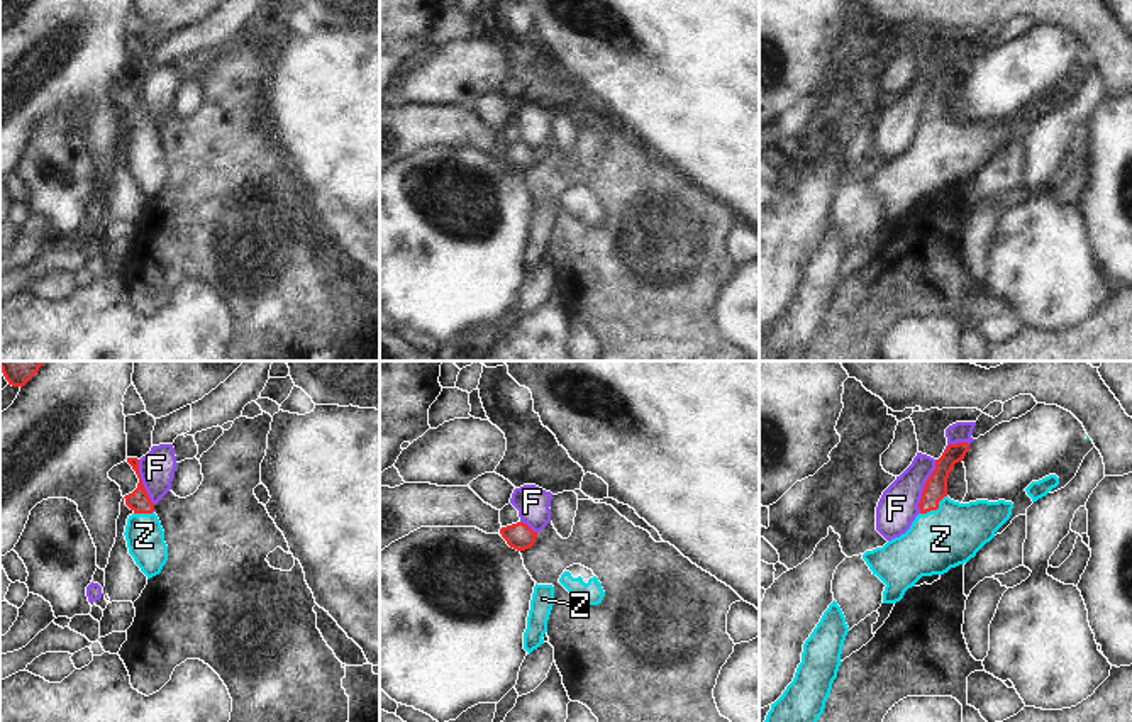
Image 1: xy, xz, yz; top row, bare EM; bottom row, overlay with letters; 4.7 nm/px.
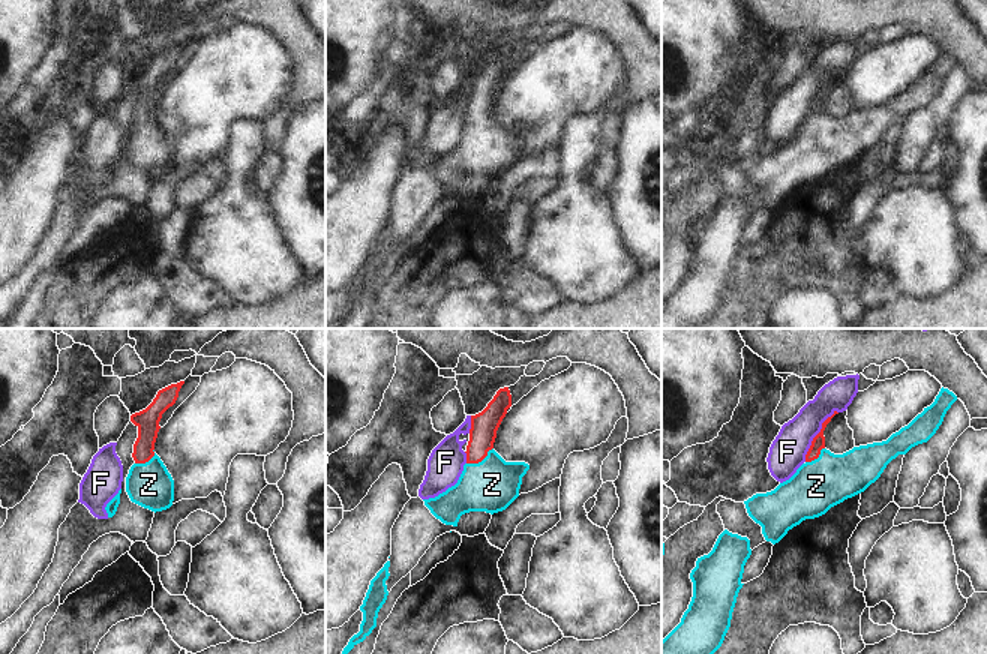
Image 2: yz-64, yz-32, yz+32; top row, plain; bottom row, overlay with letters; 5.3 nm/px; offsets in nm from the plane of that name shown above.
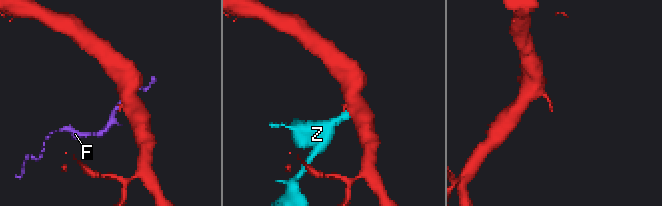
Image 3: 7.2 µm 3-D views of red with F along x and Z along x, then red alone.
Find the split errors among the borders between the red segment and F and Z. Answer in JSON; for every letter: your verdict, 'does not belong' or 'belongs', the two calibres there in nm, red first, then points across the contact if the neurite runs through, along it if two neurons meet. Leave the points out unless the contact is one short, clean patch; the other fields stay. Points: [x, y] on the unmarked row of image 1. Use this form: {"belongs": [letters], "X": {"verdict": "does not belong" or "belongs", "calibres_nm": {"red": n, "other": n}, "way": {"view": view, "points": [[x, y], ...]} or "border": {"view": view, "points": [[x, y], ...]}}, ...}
{"belongs": ["Z"], "F": {"verdict": "does not belong", "calibres_nm": {"red": 110, "other": 190}, "border": {"view": "yz", "points": [[937, 80], [926, 102], [919, 133]]}}, "Z": {"verdict": "belongs", "calibres_nm": {"red": 110, "other": 280}, "way": {"view": "yz", "points": [[936, 107], [934, 129], [941, 139], [941, 160]]}}}

